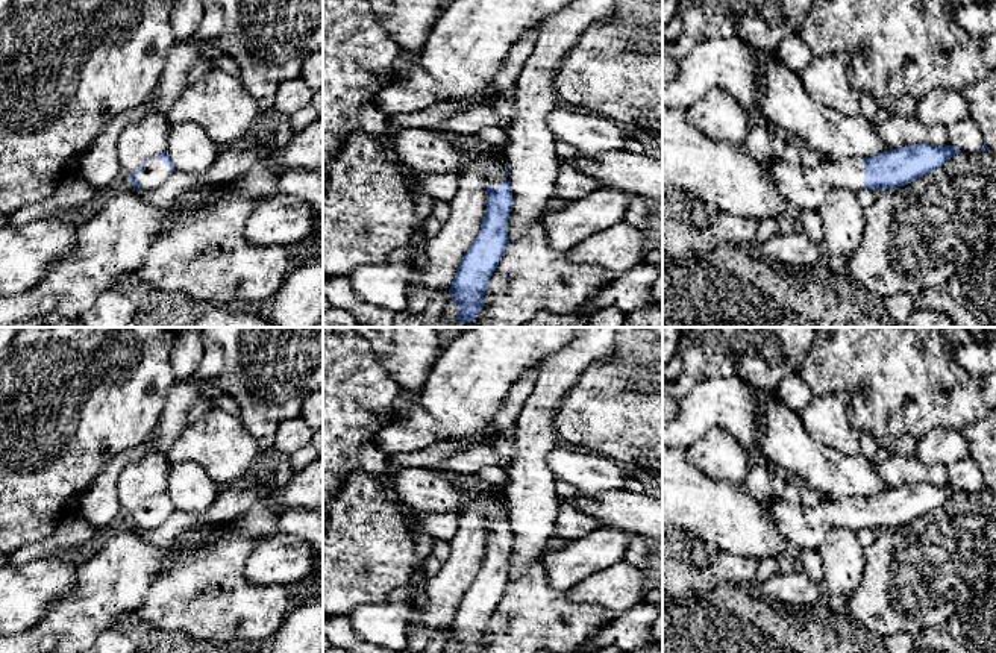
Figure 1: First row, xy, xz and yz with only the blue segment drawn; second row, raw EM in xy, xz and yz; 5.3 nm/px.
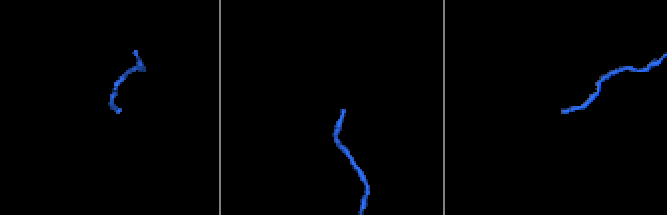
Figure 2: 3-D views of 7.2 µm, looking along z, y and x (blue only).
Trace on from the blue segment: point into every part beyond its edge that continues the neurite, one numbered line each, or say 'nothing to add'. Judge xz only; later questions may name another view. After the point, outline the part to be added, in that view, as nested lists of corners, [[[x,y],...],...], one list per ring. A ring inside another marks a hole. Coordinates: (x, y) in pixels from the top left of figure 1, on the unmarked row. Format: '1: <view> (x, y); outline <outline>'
1: xz (496, 517); outline [[[506,485],[491,488],[494,497],[497,498],[497,506],[488,512],[488,524],[490,527],[499,527],[503,521],[508,521],[505,515],[506,508]]]

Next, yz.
1: yz (805, 528); outline [[[776,500],[767,506],[769,520],[779,533],[797,548],[819,548],[835,527],[858,530],[864,526],[864,500],[822,500],[817,506],[790,505]]]

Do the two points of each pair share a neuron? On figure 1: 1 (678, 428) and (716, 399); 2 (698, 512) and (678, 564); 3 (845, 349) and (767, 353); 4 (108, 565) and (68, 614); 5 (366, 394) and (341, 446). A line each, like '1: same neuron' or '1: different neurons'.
1: same neuron
2: different neurons
3: different neurons
4: same neuron
5: same neuron

